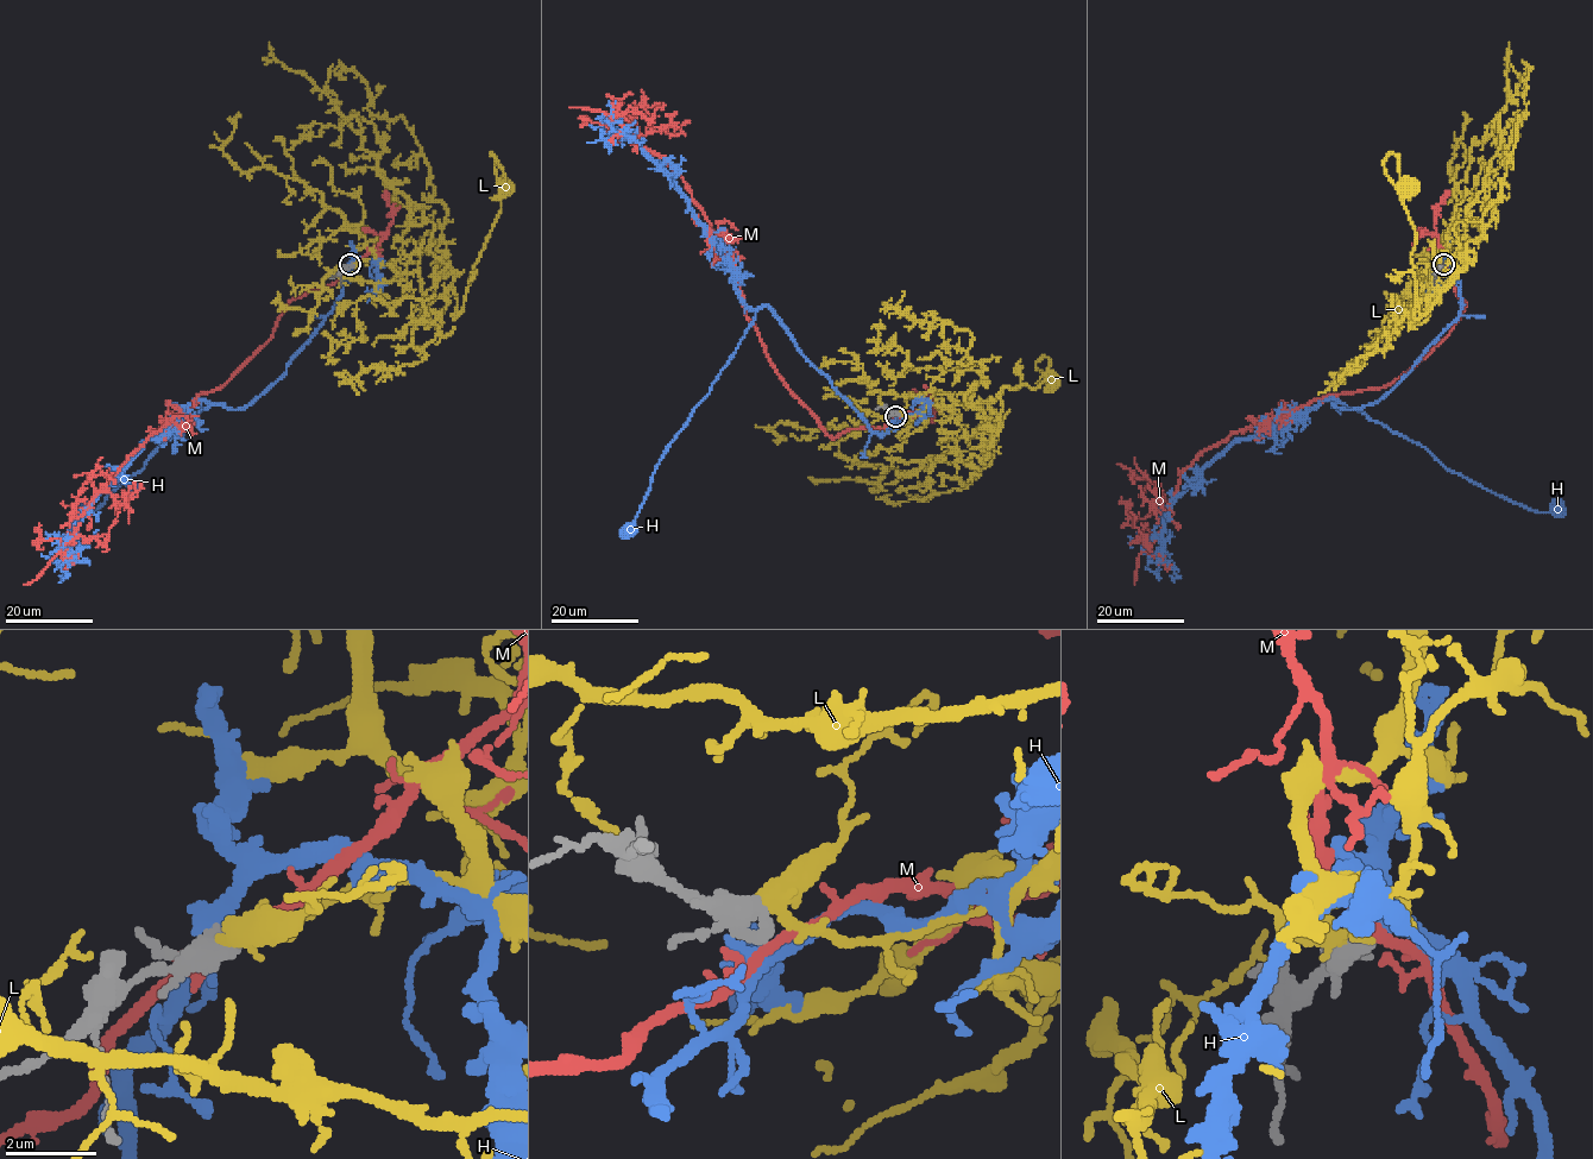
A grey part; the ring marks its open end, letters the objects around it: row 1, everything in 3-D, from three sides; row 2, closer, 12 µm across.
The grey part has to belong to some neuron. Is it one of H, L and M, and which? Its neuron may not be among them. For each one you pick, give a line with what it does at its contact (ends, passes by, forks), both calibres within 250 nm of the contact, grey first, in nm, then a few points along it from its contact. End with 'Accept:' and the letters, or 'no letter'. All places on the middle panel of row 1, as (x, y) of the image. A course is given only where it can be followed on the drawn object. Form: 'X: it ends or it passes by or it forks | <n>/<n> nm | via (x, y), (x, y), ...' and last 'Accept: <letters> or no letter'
H: it passes by | 400/380 nm | via (895, 416), (888, 433), (874, 433), (800, 352), (782, 321), (761, 306), (710, 392), (660, 461), (627, 529)
Accept: H

